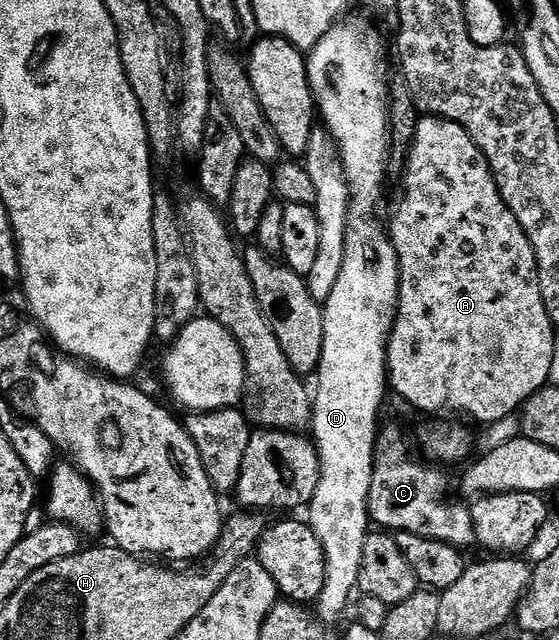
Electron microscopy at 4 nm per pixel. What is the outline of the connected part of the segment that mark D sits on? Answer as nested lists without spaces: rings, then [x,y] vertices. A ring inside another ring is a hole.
[[[353,16],[345,17],[343,20],[336,23],[335,26],[332,26],[330,32],[326,34],[322,38],[322,40],[318,40],[318,44],[314,47],[314,49],[307,51],[306,57],[308,59],[308,79],[310,80],[310,84],[312,85],[312,95],[316,97],[316,105],[318,107],[319,117],[322,119],[323,129],[327,130],[329,134],[331,134],[334,141],[336,141],[337,146],[340,148],[340,159],[342,160],[342,168],[346,172],[346,180],[348,181],[348,191],[350,192],[350,196],[352,199],[350,200],[350,204],[348,205],[348,227],[346,228],[346,256],[342,260],[342,270],[341,275],[338,276],[338,280],[336,285],[334,286],[333,292],[330,293],[330,296],[327,302],[323,303],[324,308],[324,343],[322,344],[322,356],[320,357],[320,368],[318,373],[315,375],[314,381],[316,381],[316,390],[314,386],[314,397],[312,399],[312,420],[310,423],[310,437],[313,442],[316,444],[316,451],[318,452],[318,456],[320,457],[320,479],[318,480],[318,488],[314,492],[314,496],[312,497],[312,501],[310,505],[307,507],[306,515],[307,521],[310,523],[313,532],[318,536],[318,540],[320,541],[320,547],[322,548],[322,552],[324,553],[324,583],[322,584],[322,592],[320,593],[318,599],[318,607],[320,606],[320,614],[319,617],[323,619],[325,623],[332,624],[332,621],[335,620],[336,617],[339,616],[340,613],[343,612],[344,609],[349,606],[353,601],[352,593],[355,595],[358,590],[358,583],[360,580],[360,569],[362,568],[362,548],[366,548],[366,540],[368,539],[368,535],[370,533],[370,519],[368,517],[368,497],[370,496],[370,484],[372,483],[372,477],[374,476],[374,464],[376,463],[376,439],[378,437],[378,427],[381,425],[380,422],[380,409],[384,406],[384,393],[389,393],[390,383],[388,380],[388,337],[392,335],[392,325],[396,323],[396,307],[400,304],[400,261],[398,260],[398,252],[394,248],[394,244],[392,243],[391,237],[386,233],[386,226],[380,223],[380,218],[376,215],[376,209],[380,206],[380,201],[384,198],[384,177],[388,174],[388,166],[390,167],[390,139],[388,137],[388,108],[390,105],[390,77],[388,78],[388,50],[390,54],[390,46],[384,43],[384,38],[380,35],[380,30],[375,26],[377,23],[373,21],[371,17],[363,16],[364,18],[352,18]]]

